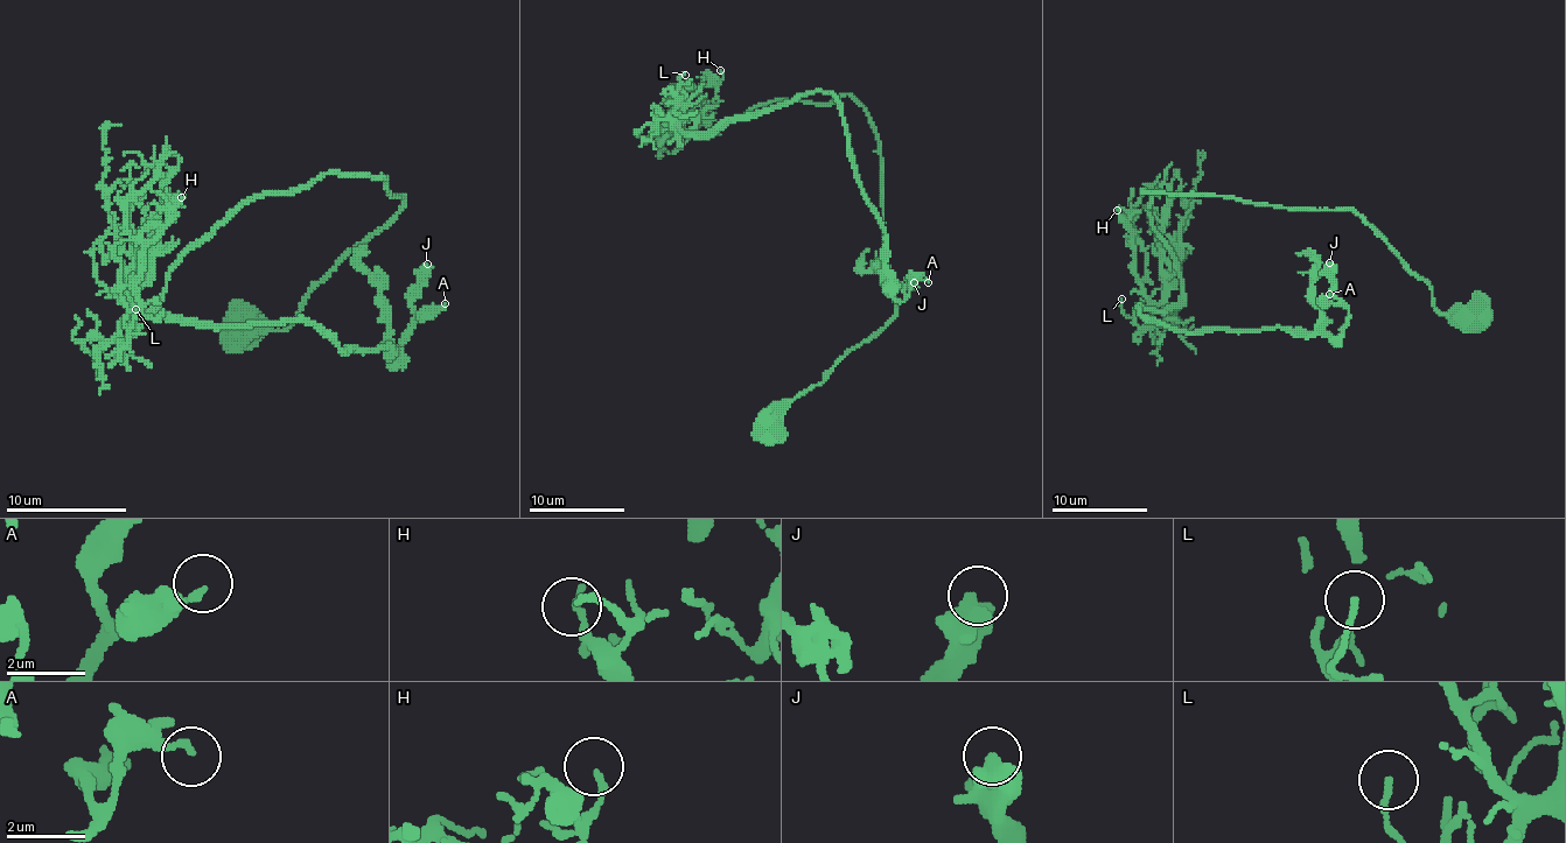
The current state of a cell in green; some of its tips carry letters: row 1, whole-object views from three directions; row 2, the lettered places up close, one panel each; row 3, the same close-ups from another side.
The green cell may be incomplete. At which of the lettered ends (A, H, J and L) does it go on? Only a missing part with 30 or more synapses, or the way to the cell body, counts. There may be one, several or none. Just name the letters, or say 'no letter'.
J

